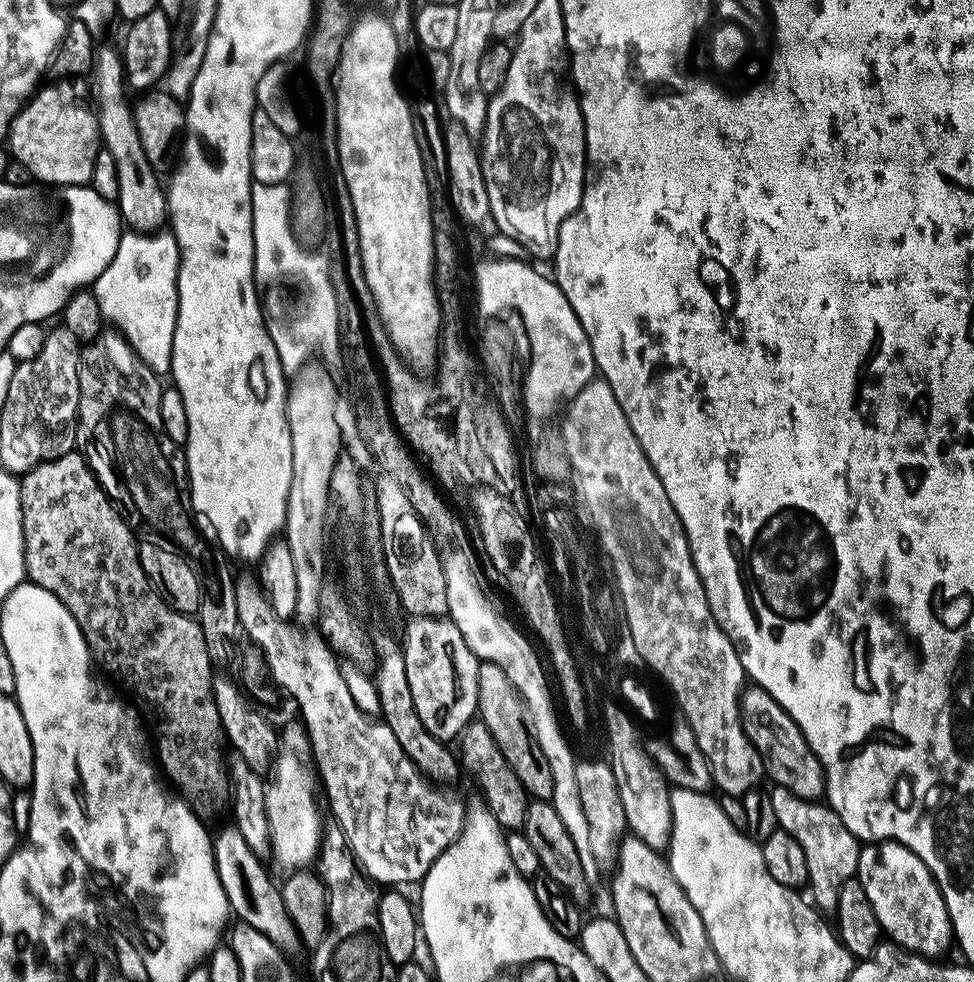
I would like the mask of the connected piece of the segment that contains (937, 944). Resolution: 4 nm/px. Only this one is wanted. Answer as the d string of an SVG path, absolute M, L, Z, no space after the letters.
M896 840L865 843L860 849L860 857L856 863L855 879L860 881L862 890L866 890L866 898L870 898L870 906L874 906L874 914L880 923L881 933L893 945L925 958L943 957L940 955L948 947L953 947L952 919L946 910L942 890L936 885L936 879L930 874L926 862L922 862L922 858L918 858L918 854L914 854Z

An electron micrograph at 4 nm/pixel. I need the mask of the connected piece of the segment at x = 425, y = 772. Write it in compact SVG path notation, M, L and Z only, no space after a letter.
M396 651L393 656L382 658L378 661L378 667L380 669L374 672L374 681L381 702L379 715L384 724L390 726L394 738L398 738L398 746L402 746L402 750L424 777L440 786L451 785L448 783L456 776L457 757L453 749L452 752L448 749L450 747L445 741L434 738L434 734L422 726L422 718L418 718L418 710L414 710L414 698L410 698L410 682L406 682L403 653Z

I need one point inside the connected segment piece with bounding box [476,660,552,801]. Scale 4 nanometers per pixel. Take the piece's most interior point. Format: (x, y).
(500, 708)

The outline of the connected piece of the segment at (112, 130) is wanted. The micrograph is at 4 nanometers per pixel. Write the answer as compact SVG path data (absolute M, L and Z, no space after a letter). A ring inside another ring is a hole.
M101 47L94 61L96 76L96 104L100 122L100 138L103 147L116 160L118 172L118 207L123 223L131 231L151 234L161 229L169 219L168 198L165 185L160 185L156 177L156 168L148 160L148 153L139 140L135 118L131 107L126 106L124 88L126 89L126 64L112 48ZM164 222L164 224L163 224Z

